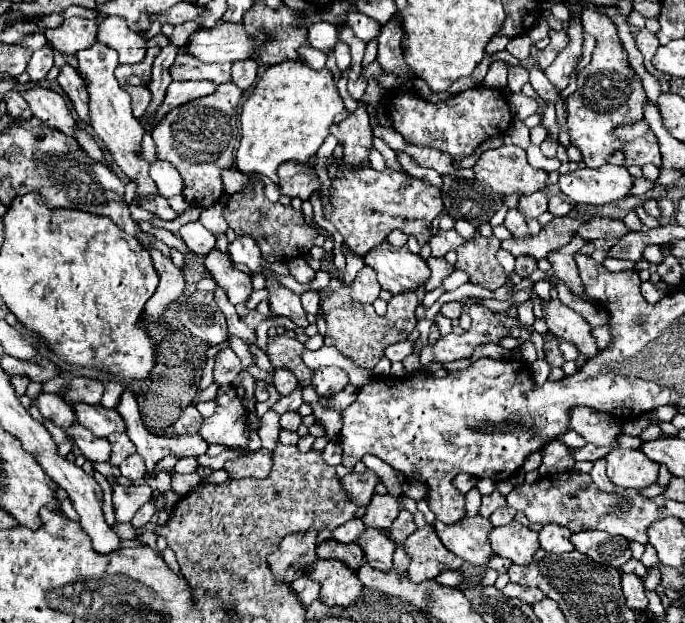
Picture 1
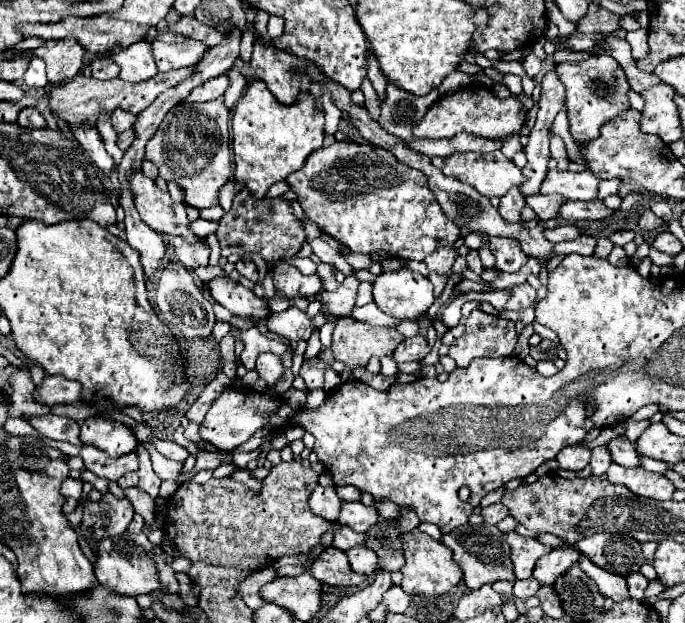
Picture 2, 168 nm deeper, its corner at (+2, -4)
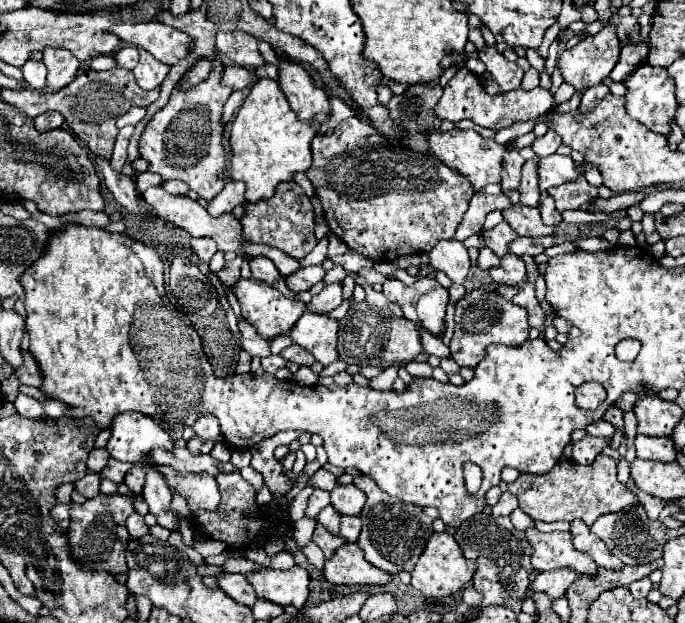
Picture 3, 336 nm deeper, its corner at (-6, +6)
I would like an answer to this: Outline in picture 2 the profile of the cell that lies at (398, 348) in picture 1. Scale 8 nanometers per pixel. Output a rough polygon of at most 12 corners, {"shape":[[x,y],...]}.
{"shape":[[422,335],[404,339],[392,357],[400,361],[422,361],[432,347]]}

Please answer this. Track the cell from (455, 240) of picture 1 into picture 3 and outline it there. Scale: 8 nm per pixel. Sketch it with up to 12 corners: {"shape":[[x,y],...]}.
{"shape":[[440,241],[428,255],[434,269],[464,283],[470,257],[460,241]]}

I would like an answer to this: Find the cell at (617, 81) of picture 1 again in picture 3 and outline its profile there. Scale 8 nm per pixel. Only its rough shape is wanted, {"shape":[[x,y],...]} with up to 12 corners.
{"shape":[[604,27],[564,49],[558,69],[584,93],[608,79],[620,41]]}

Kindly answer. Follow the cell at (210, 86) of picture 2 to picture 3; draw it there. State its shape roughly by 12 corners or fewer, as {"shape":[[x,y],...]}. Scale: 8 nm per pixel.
{"shape":[[224,67],[222,85],[242,91],[252,83],[246,67]]}

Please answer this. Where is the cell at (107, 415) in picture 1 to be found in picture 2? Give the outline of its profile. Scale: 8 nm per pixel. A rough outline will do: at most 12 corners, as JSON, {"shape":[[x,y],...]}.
{"shape":[[96,417],[80,441],[110,457],[128,455],[138,439],[128,425]]}

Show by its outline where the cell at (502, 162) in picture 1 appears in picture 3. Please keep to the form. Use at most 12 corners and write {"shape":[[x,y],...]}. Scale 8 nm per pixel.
{"shape":[[476,131],[428,133],[430,151],[476,191],[502,181],[506,147]]}

